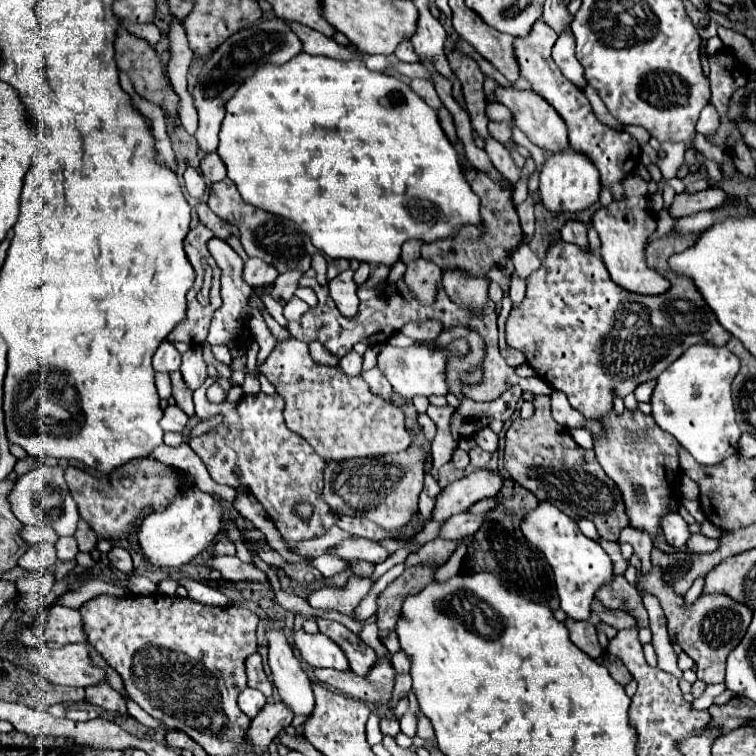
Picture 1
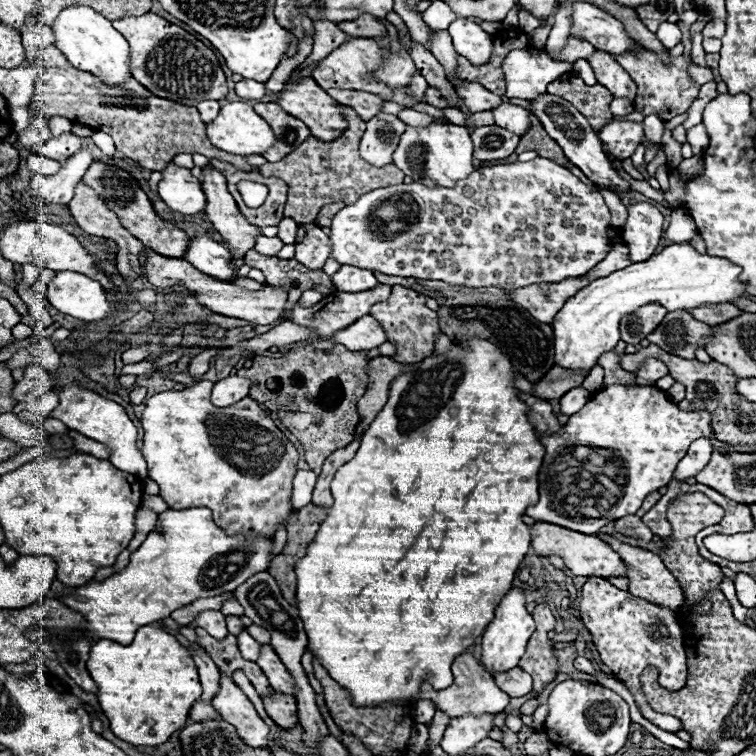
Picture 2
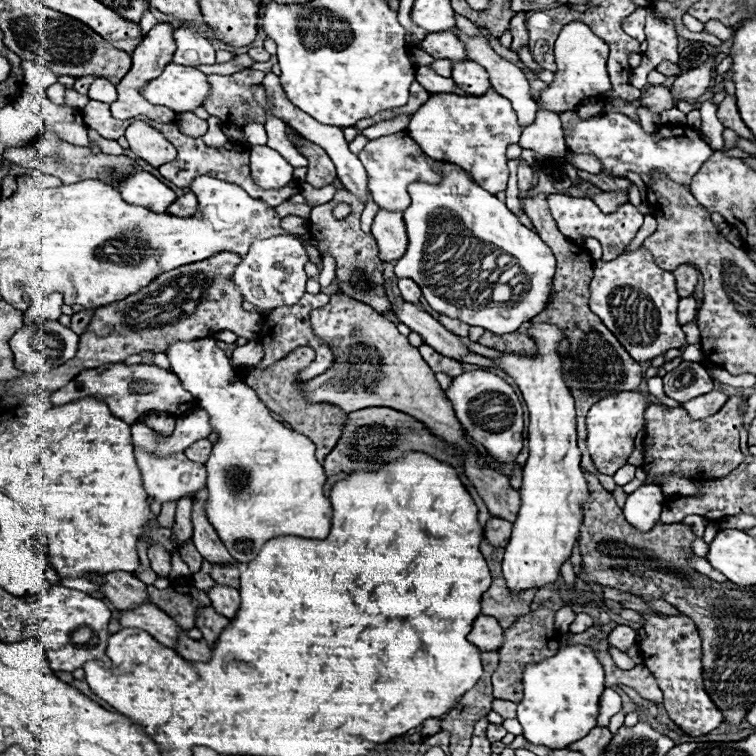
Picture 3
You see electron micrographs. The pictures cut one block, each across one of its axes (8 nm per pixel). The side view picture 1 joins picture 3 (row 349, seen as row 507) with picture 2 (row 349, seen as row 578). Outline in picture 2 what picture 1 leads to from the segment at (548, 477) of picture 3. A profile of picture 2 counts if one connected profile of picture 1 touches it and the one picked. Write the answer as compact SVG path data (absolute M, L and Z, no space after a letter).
M688 242L666 246L658 256L636 262L624 270L590 282L576 296L568 298L554 318L556 364L570 370L590 370L596 360L612 350L620 340L620 318L638 310L642 304L660 302L668 312L688 310L702 304L724 304L744 296L744 284L738 280L740 268L718 256L698 254Z

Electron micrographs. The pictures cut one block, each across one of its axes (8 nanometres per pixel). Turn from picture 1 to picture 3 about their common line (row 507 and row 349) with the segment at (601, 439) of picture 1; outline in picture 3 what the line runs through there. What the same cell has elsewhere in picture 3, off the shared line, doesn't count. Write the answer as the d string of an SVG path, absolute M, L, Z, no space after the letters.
M644 248L622 254L610 262L598 260L594 264L590 308L638 362L648 362L670 348L682 348L686 344L686 336L676 314L678 300L672 272L658 268L650 252Z

